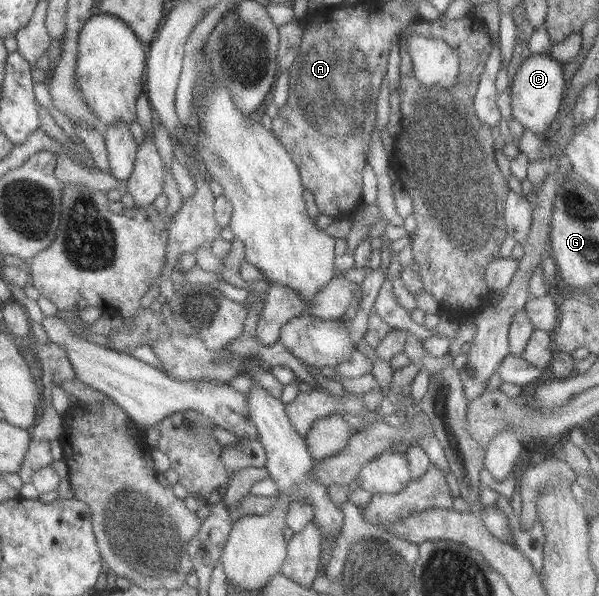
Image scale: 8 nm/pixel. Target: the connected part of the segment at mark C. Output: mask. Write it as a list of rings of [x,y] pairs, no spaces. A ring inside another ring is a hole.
[[[524,55],[524,59],[516,69],[509,84],[511,117],[523,130],[529,130],[532,134],[545,134],[550,131],[550,122],[563,100],[562,92],[565,90],[562,79],[562,63],[546,55]]]

